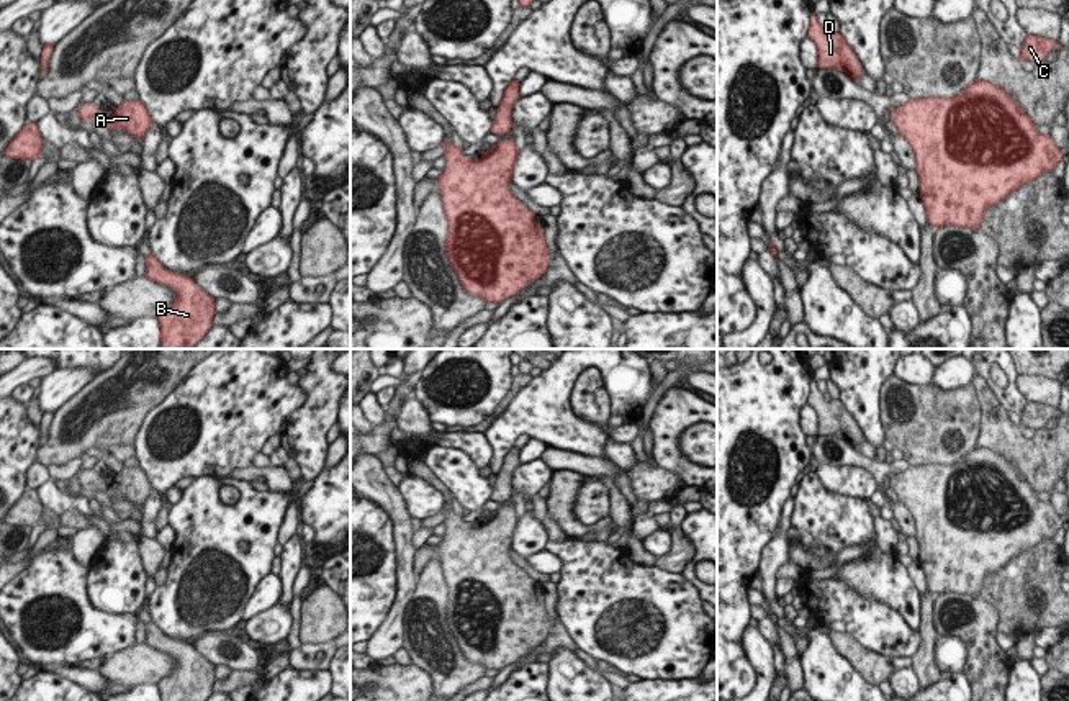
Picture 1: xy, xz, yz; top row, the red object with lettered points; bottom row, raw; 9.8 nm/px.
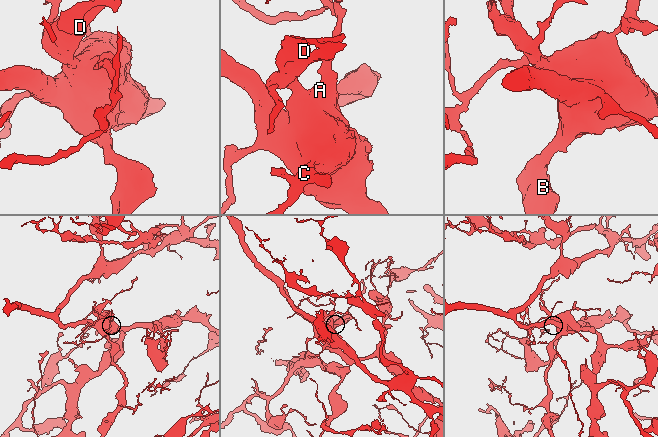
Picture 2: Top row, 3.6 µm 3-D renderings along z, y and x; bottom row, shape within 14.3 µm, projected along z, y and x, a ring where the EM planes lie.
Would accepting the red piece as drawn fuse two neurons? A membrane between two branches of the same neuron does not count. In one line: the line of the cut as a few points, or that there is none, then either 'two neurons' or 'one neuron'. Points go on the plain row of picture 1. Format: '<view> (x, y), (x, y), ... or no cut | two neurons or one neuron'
no cut | one neuron

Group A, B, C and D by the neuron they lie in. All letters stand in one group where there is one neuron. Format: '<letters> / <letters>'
A B C D

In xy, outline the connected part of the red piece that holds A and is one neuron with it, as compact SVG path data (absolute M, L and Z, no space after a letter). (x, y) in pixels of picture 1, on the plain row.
M128 467L115 473L110 485L101 482L98 473L85 470L80 472L79 483L82 488L92 488L93 491L106 491L110 498L124 496L128 501L131 501L141 509L154 493L152 483L149 482L144 470L139 467Z

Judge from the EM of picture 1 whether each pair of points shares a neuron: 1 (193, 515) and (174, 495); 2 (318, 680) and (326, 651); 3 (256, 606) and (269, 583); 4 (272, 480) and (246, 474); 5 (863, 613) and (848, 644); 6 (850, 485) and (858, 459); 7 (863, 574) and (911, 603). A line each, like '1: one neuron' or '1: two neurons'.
1: two neurons
2: two neurons
3: one neuron
4: one neuron
5: two neurons
6: two neurons
7: one neuron

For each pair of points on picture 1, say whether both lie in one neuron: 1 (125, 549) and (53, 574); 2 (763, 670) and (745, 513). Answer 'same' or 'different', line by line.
1: different
2: different

